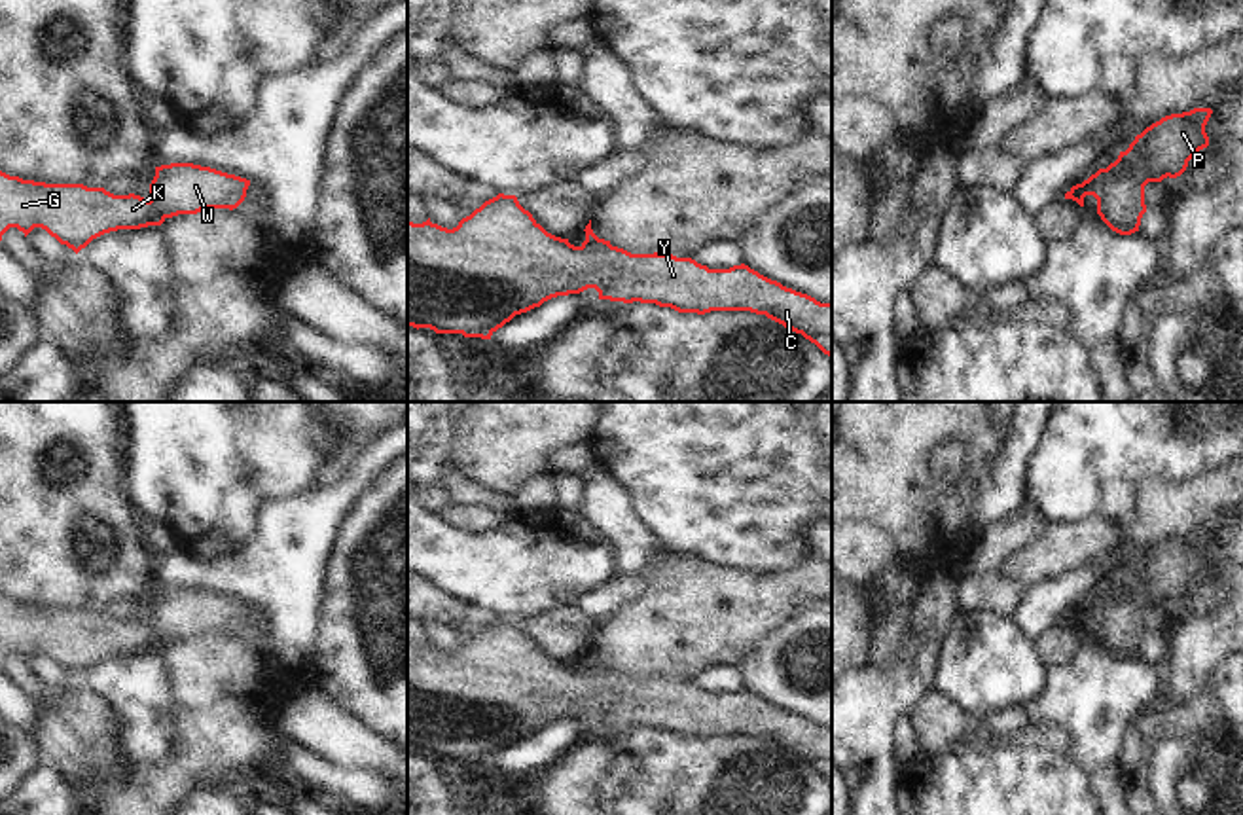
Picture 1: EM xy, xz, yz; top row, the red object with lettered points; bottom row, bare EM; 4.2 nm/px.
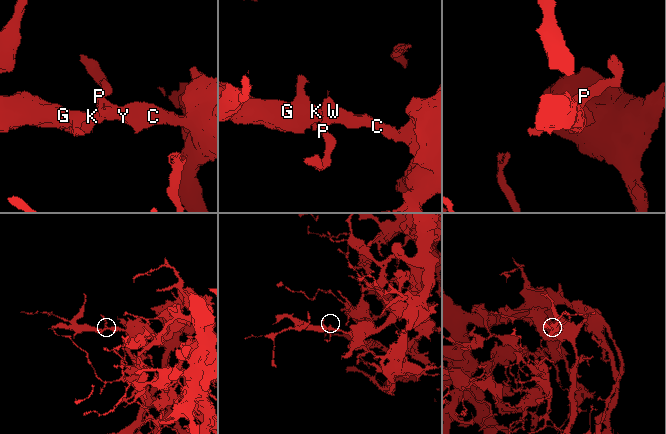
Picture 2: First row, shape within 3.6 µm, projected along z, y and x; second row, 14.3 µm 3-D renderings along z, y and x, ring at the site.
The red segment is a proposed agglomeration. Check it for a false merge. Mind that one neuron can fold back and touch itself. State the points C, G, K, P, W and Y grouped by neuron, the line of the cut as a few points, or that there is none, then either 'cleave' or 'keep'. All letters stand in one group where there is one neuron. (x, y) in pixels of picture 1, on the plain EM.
C G K P W Y; no cut; keep

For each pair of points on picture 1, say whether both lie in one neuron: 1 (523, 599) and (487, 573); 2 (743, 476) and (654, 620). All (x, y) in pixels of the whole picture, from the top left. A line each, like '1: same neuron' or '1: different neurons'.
1: same neuron
2: different neurons

